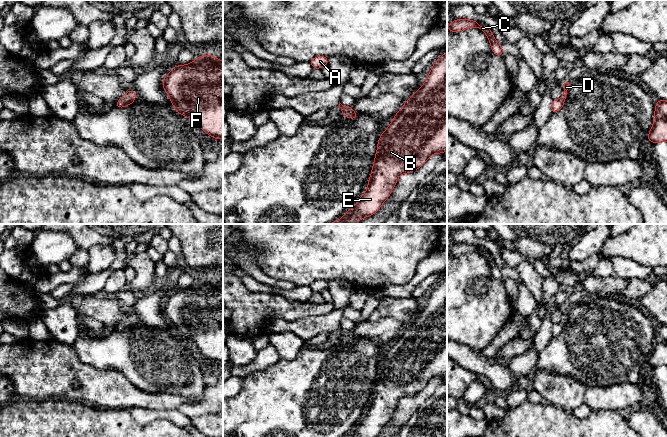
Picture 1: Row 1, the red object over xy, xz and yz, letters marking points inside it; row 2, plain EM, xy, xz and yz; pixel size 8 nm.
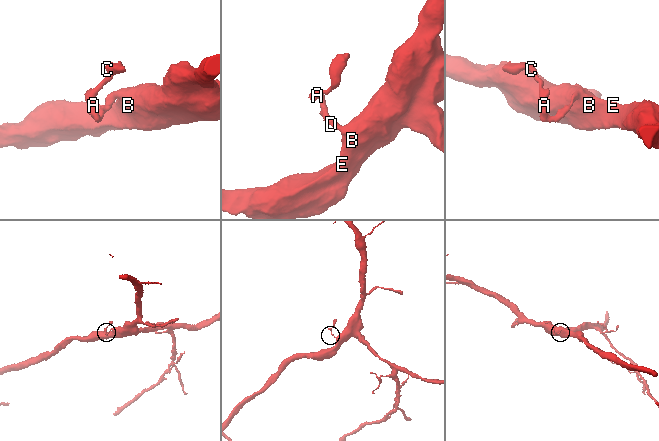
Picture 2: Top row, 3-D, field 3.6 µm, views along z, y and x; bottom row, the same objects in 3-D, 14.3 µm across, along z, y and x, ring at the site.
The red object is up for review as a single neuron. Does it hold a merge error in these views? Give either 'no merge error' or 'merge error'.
no merge error

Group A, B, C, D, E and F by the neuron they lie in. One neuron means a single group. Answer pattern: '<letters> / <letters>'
A B C D E F

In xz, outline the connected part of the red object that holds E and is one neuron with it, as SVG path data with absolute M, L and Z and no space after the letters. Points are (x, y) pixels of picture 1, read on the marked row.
M447 52L432 65L423 86L411 95L401 110L394 115L393 121L387 129L381 134L366 192L353 208L330 224L340 224L342 221L345 224L356 224L361 219L375 214L390 196L401 174L418 170L432 154L439 153L442 155L444 151L447 151Z

